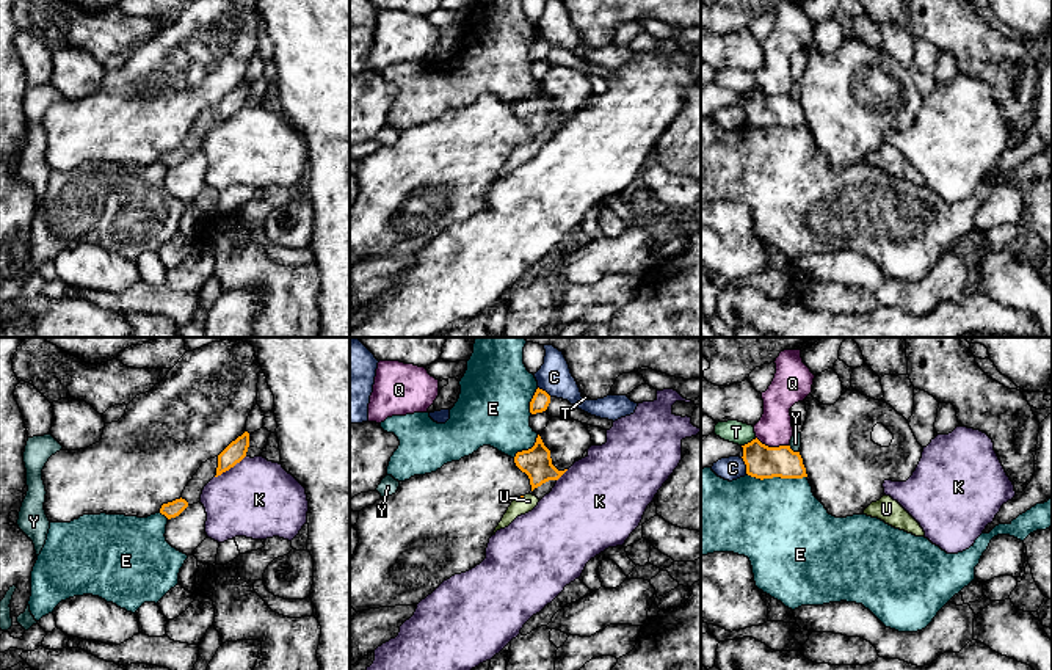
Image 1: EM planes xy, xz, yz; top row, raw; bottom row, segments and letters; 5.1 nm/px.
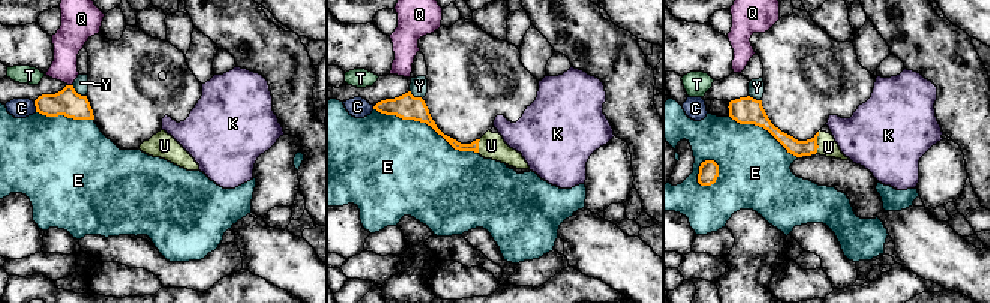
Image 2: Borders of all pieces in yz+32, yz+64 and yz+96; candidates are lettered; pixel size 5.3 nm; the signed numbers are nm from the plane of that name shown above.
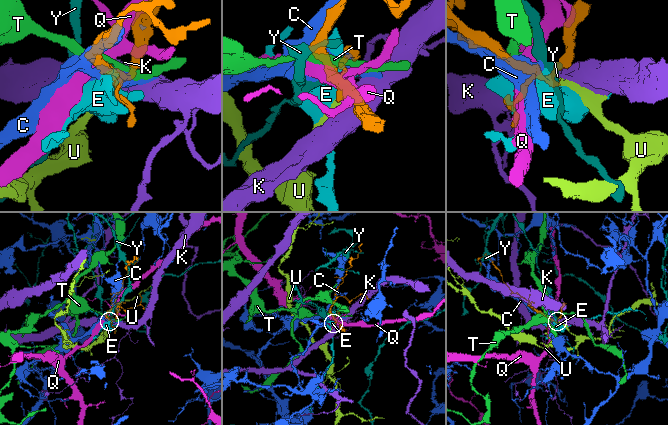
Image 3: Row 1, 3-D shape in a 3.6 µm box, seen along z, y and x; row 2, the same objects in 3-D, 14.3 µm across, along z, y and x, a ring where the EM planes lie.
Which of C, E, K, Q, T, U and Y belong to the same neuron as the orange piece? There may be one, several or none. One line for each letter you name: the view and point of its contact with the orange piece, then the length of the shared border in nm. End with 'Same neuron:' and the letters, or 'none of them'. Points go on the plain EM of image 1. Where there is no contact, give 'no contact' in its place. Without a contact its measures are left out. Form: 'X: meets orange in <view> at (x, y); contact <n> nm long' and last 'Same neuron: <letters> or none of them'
U: meets orange in xz at (519, 148); contact 50 nm long
Same neuron: U

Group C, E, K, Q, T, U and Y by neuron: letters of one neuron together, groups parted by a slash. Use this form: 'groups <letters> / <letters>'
groups C / E / K / Q / T / U / Y

